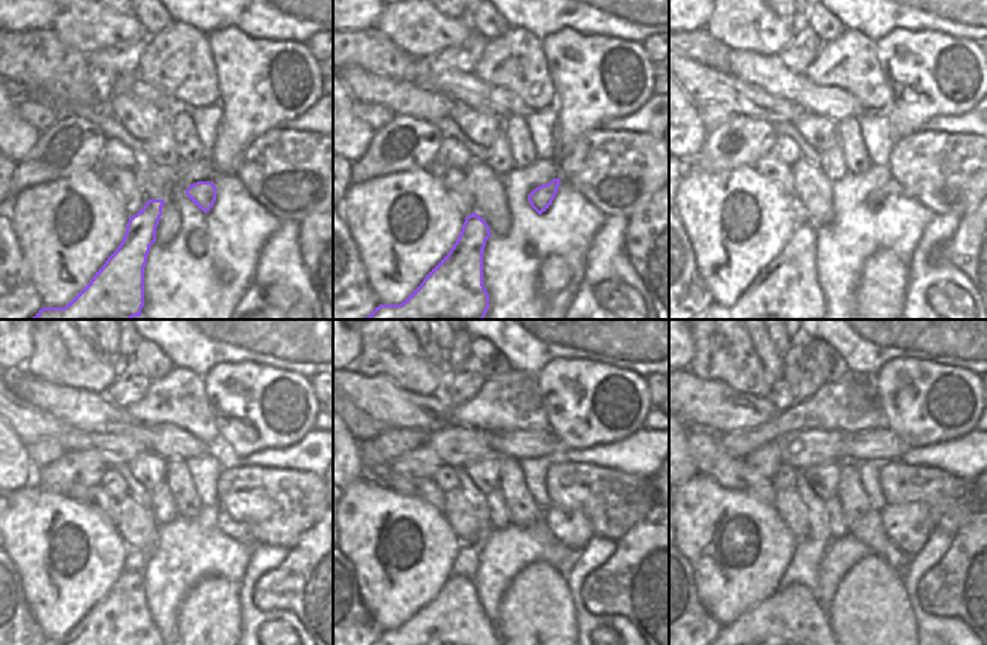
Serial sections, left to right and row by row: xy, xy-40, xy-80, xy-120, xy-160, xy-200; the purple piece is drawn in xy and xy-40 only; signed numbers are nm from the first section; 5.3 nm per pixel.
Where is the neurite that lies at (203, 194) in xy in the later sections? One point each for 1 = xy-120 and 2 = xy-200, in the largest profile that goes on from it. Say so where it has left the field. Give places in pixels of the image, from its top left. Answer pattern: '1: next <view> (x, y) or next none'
1: next xy-120 (225, 524)
2: next xy-200 (909, 525)

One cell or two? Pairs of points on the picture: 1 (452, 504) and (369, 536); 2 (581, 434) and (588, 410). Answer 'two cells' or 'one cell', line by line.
1: two cells
2: one cell

